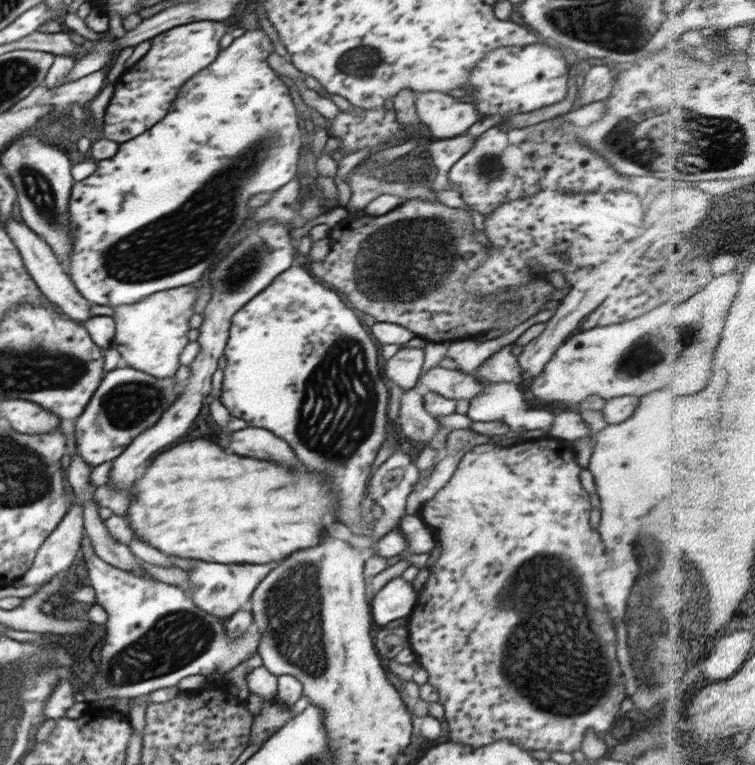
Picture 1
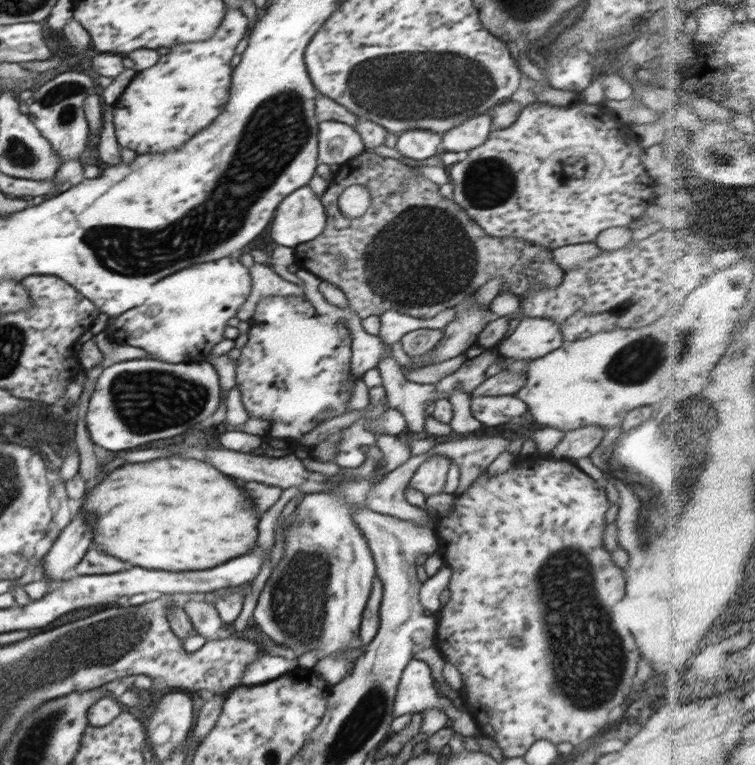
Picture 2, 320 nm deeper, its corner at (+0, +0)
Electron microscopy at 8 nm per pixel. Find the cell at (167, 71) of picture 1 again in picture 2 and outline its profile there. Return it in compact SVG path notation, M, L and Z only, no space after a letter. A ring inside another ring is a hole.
M226 4L226 14L214 36L206 41L170 48L160 62L142 70L114 104L113 125L118 144L137 154L180 148L186 140L210 126L228 103L232 58L236 46L248 36L248 17Z

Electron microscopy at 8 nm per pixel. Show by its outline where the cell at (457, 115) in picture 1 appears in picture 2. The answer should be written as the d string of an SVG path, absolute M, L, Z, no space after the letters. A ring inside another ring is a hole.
M488 113L467 118L460 126L442 134L442 147L448 152L468 152L482 144L491 133Z

